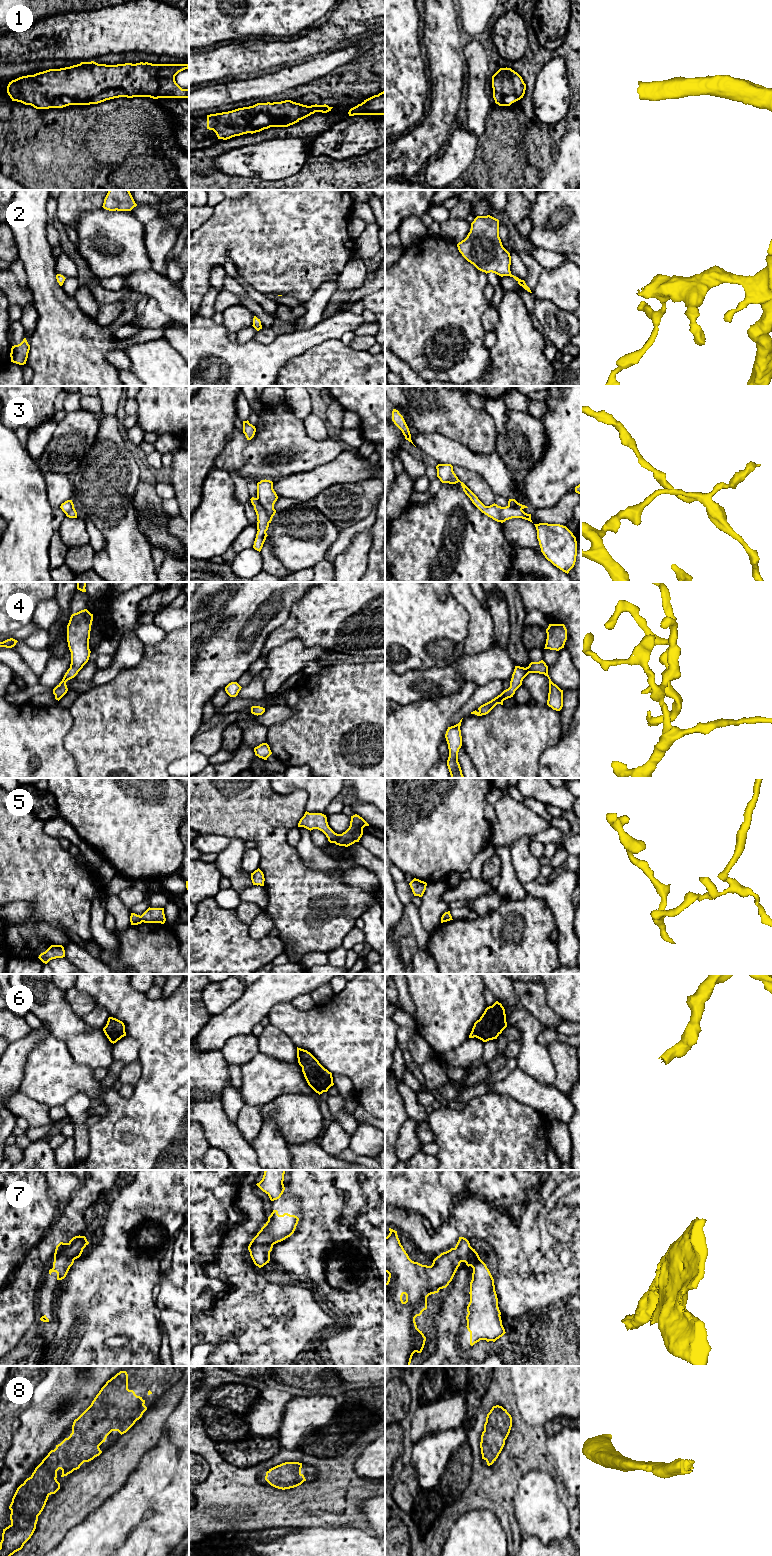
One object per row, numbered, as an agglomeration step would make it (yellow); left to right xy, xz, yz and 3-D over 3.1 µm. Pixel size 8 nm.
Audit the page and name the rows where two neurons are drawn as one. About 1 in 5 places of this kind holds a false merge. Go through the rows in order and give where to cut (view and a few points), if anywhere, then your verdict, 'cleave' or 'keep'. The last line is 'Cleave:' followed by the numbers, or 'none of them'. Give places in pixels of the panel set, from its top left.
1: cut none; keep
2: cut none; keep
3: cut xz (256, 498), (266, 511), (269, 522); cleave
4: cut none; keep
5: cut none; keep
6: cut none; keep
7: cut none; keep
8: cut none; keep
Cleave: 3

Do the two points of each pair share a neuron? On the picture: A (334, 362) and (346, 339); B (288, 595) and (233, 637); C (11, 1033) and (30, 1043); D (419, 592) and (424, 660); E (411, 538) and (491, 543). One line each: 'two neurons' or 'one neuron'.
A: two neurons
B: one neuron
C: two neurons
D: one neuron
E: one neuron

